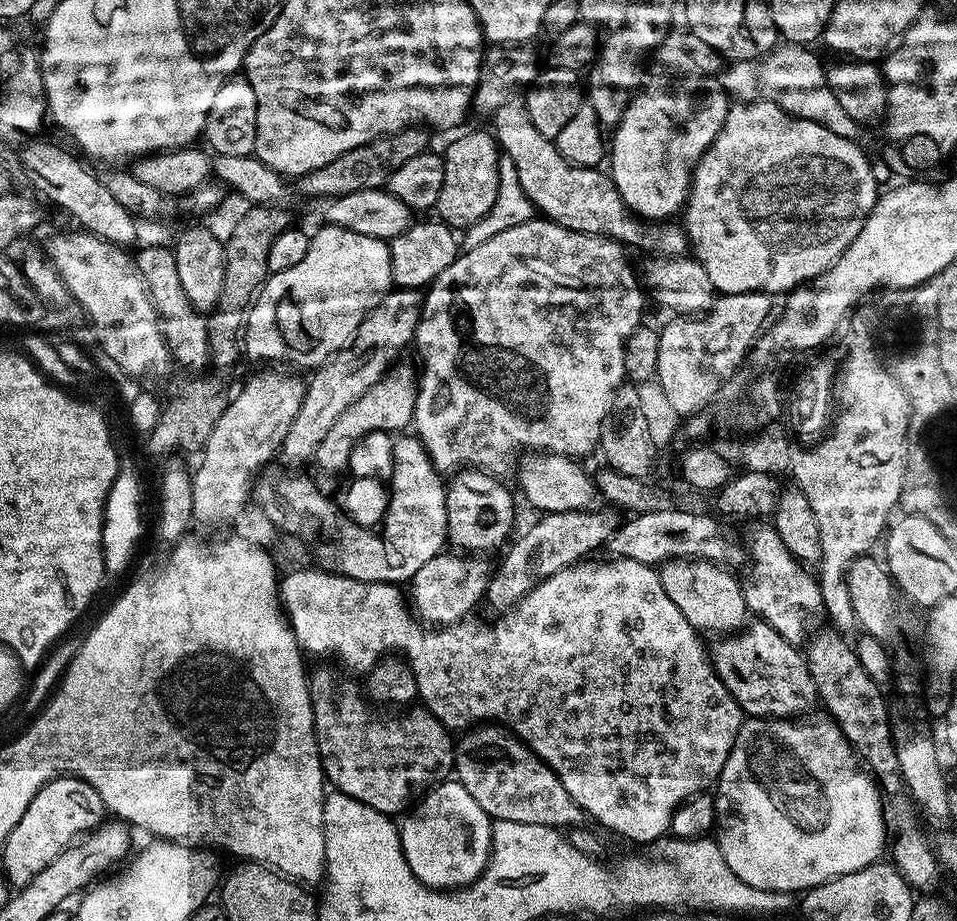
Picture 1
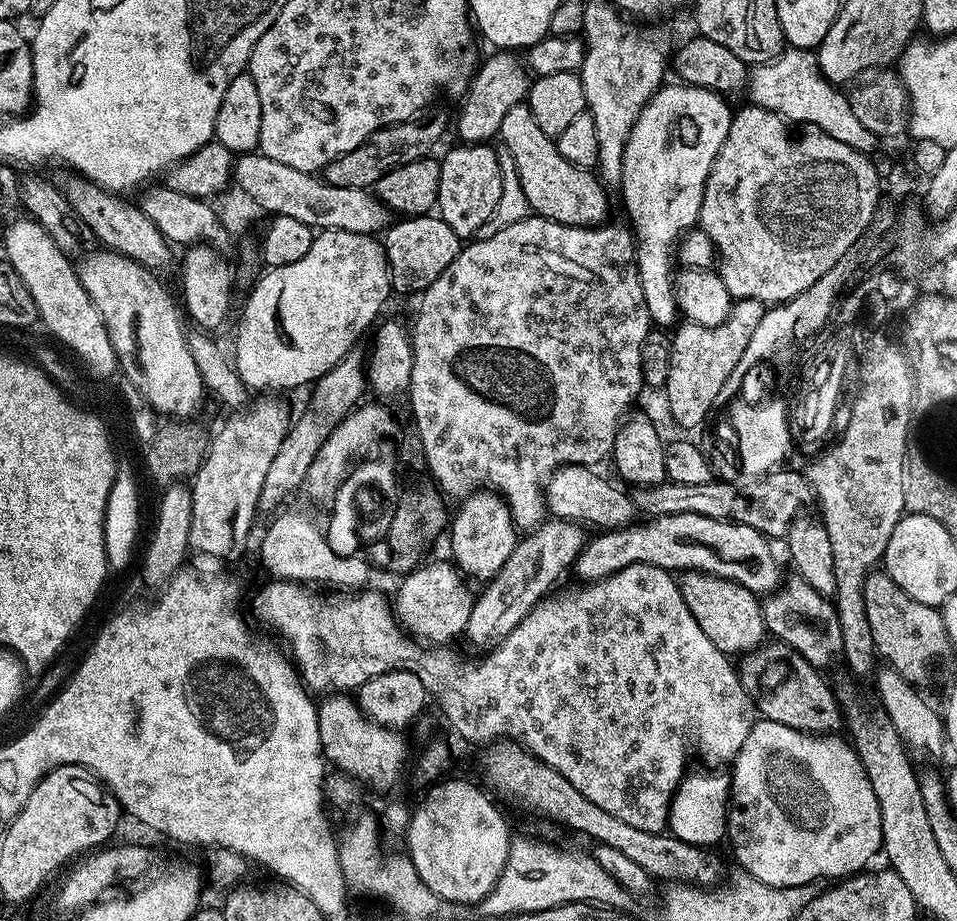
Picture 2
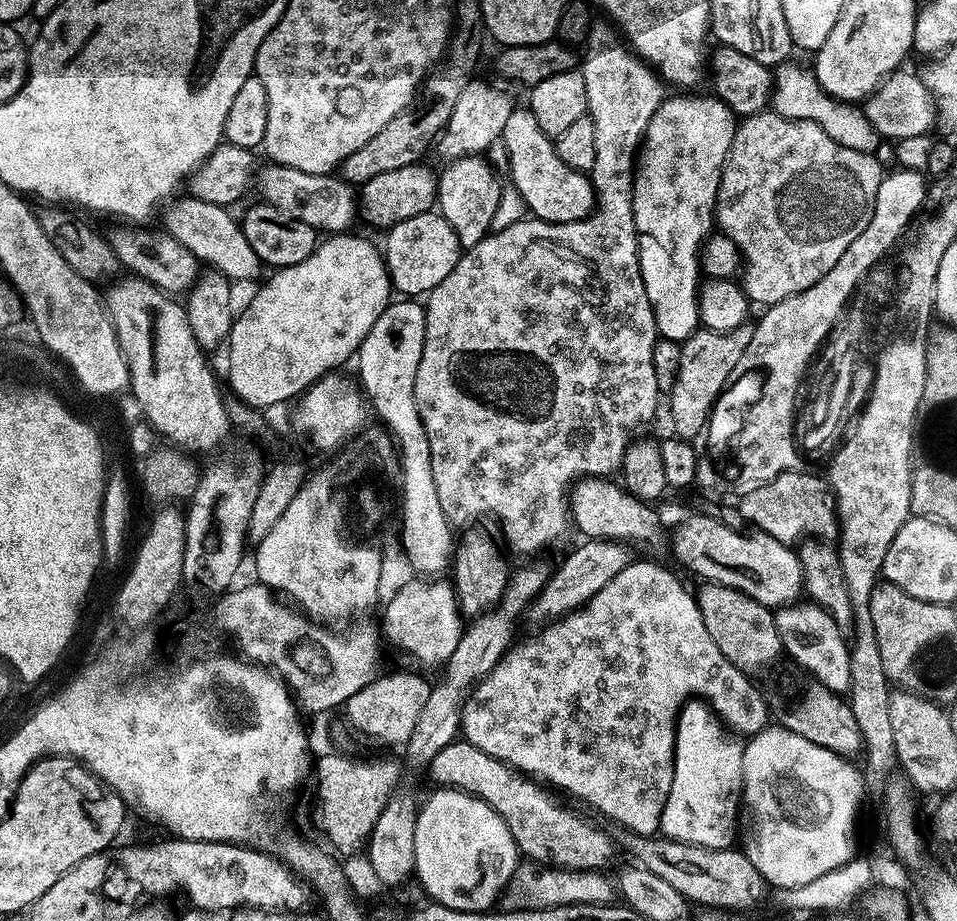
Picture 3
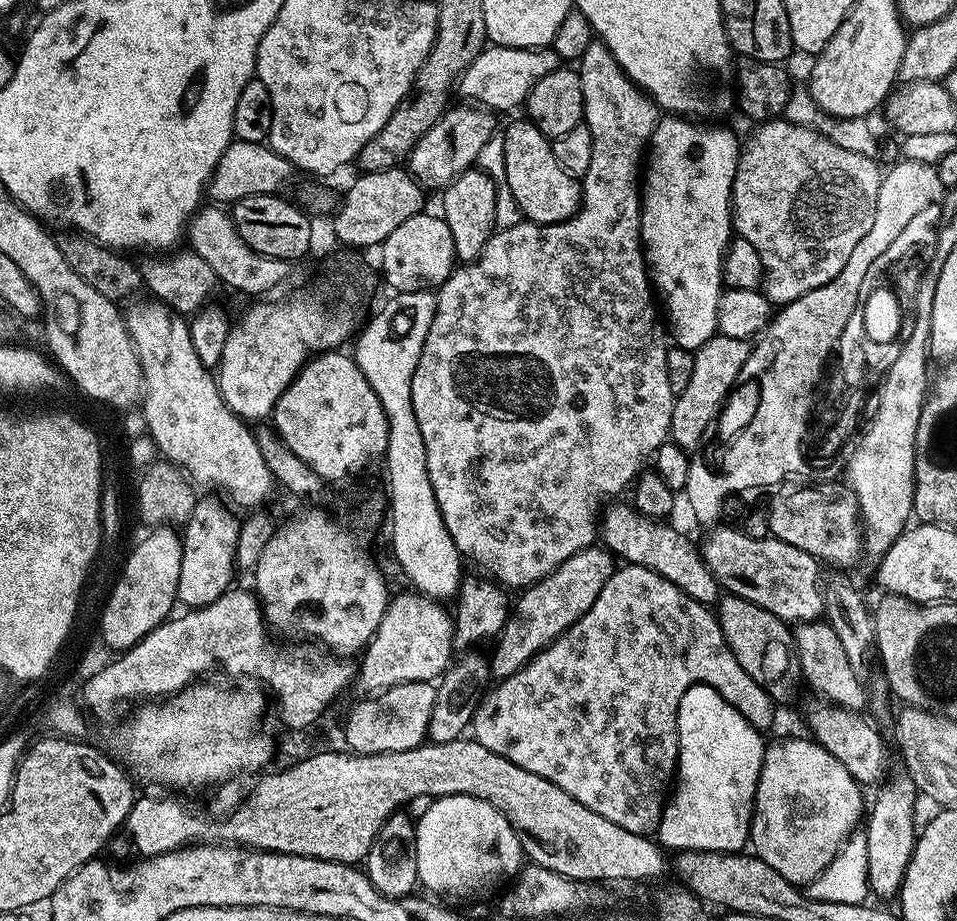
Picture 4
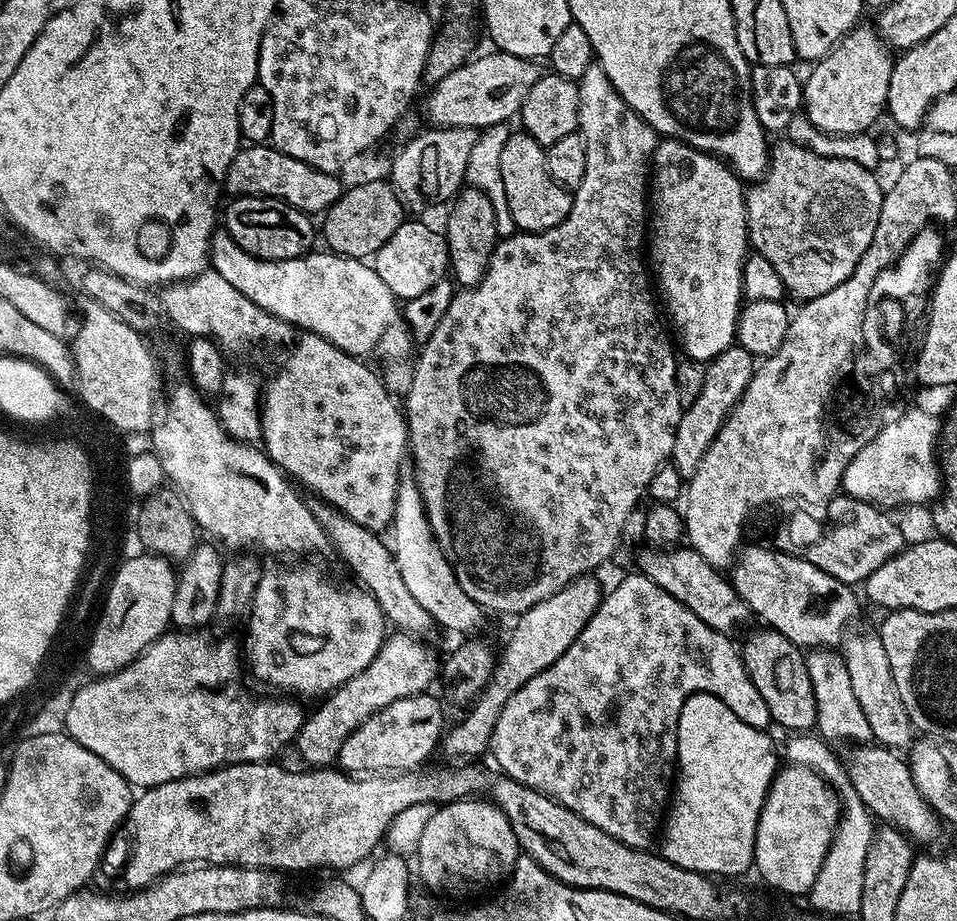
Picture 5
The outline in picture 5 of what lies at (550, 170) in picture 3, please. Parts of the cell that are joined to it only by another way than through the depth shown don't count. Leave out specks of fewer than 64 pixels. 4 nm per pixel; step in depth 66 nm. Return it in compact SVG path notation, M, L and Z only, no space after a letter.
M523 130L513 131L506 138L506 147L502 149L502 186L506 186L506 206L510 206L510 214L514 218L517 229L522 232L545 232L558 226L570 214L573 193L550 178L546 158L546 148L534 137Z

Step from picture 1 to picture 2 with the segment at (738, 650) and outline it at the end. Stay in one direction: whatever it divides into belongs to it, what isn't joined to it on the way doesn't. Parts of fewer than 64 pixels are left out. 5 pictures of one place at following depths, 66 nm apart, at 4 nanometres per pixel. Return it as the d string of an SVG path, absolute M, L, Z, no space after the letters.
M779 642L773 645L773 648L757 647L749 651L745 655L749 656L741 662L740 668L738 664L738 675L745 689L750 690L753 697L764 696L760 704L758 700L759 715L763 719L796 728L800 732L835 733L835 728L842 724L842 708L838 700L832 697L832 692L823 678L815 672L817 669L813 661Z

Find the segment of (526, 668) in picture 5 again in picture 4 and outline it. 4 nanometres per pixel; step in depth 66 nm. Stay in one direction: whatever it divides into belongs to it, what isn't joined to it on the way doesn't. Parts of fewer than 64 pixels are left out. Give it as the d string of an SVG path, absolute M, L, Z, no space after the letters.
M603 547L584 548L539 583L521 591L520 601L517 604L515 601L514 607L509 611L508 621L504 623L500 635L495 637L496 649L490 655L491 675L500 682L508 676L516 675L565 630L574 626L574 622L578 622L582 614L589 612L604 588L604 583L612 576L612 560L614 561L613 553Z

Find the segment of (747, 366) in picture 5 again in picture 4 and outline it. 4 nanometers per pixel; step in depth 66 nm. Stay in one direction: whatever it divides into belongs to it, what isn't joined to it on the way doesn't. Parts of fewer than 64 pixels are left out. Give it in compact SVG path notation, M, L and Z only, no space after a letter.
M715 335L702 347L697 348L693 358L693 373L686 390L675 397L668 431L671 443L683 450L692 450L692 447L704 436L704 431L716 420L724 399L732 392L736 380L740 376L742 366L746 362L750 351L749 341L730 338L729 336Z

